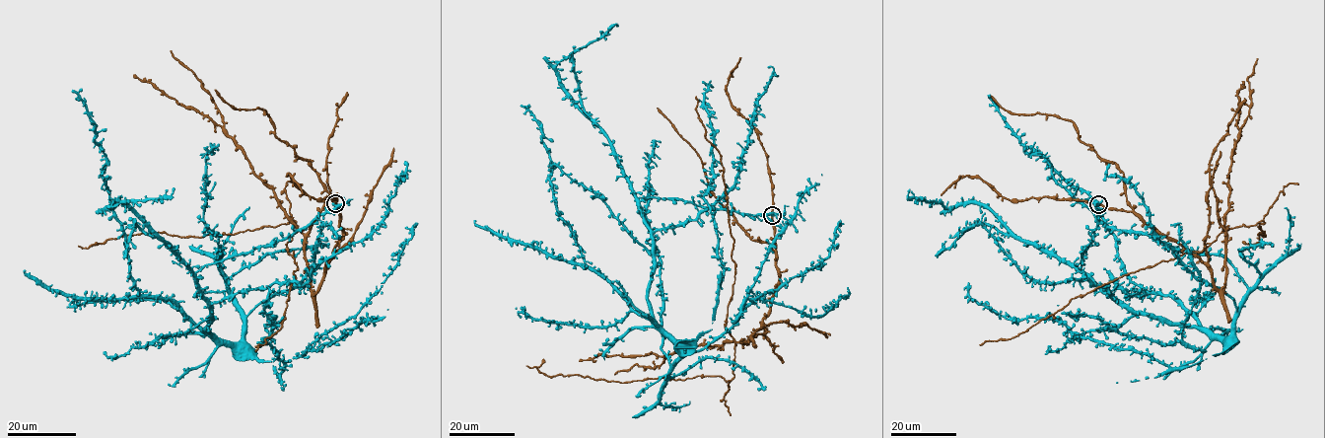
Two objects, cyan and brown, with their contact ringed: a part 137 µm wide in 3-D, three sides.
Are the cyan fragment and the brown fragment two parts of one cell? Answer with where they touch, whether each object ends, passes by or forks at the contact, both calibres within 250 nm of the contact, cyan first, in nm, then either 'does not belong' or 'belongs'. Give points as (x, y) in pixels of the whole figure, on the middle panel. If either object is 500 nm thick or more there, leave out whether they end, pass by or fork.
place (772, 215); calibres 550 and 400 nm; does not belong

